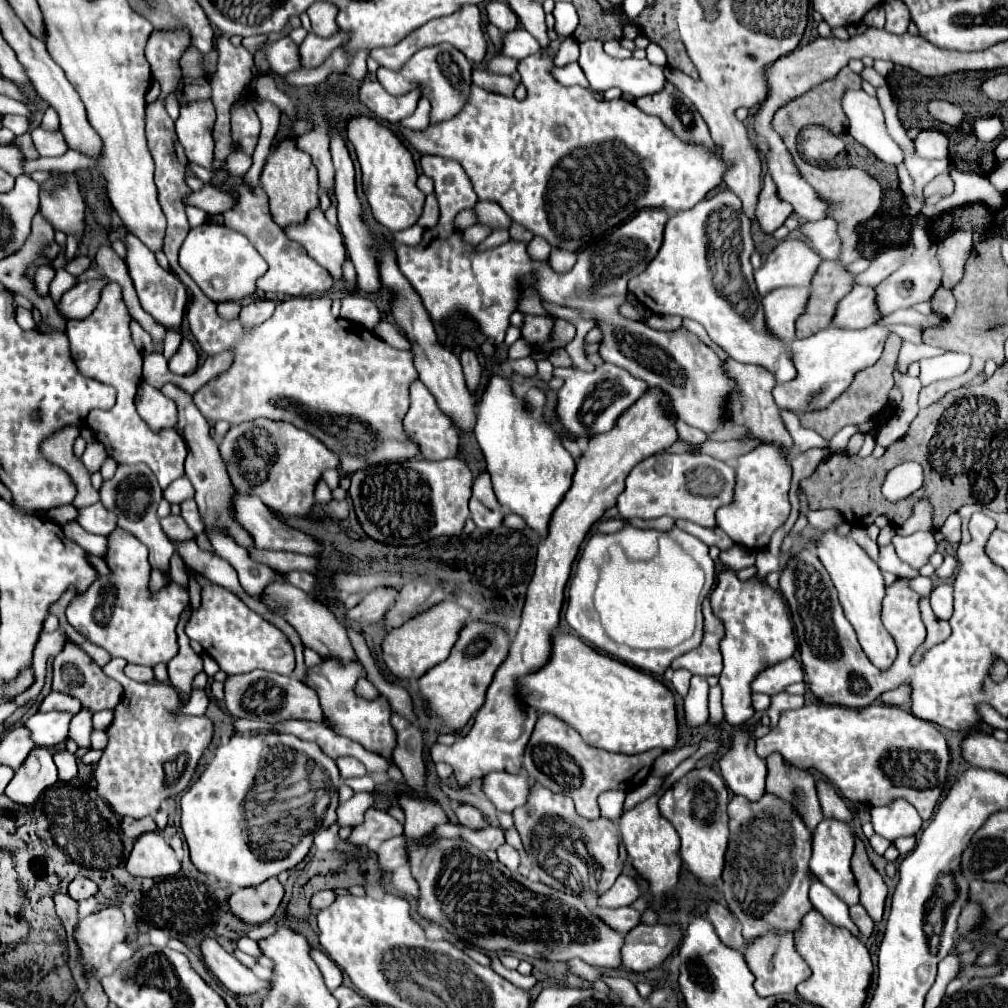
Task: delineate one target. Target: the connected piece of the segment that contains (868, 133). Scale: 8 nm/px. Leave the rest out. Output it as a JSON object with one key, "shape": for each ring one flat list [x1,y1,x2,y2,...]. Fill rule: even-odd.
{"shape":[[846,90,842,94,842,108,850,120,848,134,866,146,878,160,898,166,902,152,890,138,878,98,868,96,864,90]]}

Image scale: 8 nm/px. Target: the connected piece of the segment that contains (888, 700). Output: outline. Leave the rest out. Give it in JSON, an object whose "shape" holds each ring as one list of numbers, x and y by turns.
{"shape":[[898,686,892,692,884,692,880,696,880,700,884,704,894,704,894,706,900,706,900,708,910,708,910,690,908,690,908,686]]}

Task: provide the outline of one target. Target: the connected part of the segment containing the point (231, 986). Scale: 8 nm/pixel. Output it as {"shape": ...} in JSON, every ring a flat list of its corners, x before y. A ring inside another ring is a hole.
{"shape":[[206,938,202,942,202,954,206,966,216,976,216,980,220,980,236,996,248,996,256,992,264,994,268,990,268,982,262,982,250,968,246,968,232,954,228,954,216,940]]}

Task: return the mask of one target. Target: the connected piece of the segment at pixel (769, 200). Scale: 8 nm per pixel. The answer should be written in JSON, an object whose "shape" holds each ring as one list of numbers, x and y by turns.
{"shape":[[766,174,764,176,764,188,758,200,758,208,756,208,756,218,760,228,766,234,772,234,776,228,780,228,786,218,792,214,792,204,780,200,778,192,776,192,776,184,772,182,772,176]]}

